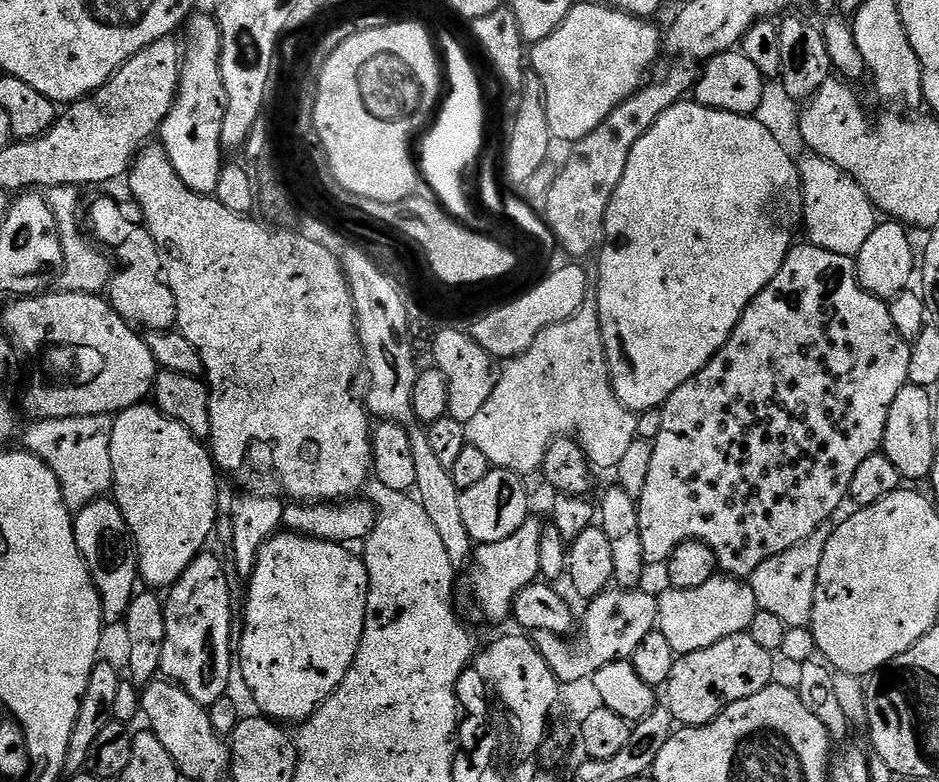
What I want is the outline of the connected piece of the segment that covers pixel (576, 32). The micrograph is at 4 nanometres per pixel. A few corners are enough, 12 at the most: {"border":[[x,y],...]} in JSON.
{"border":[[576,2],[531,45],[553,141],[644,87],[651,19]]}

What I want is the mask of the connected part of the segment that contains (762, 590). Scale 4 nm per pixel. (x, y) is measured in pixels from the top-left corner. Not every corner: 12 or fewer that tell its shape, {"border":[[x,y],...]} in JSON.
{"border":[[832,537],[808,540],[754,570],[757,609],[811,625],[818,566]]}

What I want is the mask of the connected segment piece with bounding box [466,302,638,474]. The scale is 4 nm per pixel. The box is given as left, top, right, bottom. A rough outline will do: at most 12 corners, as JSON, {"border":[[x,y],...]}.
{"border":[[587,302],[509,359],[468,443],[543,469],[572,436],[614,470],[638,439]]}

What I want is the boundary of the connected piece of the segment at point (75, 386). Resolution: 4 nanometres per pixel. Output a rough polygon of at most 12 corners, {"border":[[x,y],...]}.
{"border":[[103,295],[16,298],[36,420],[149,399],[147,339]]}

